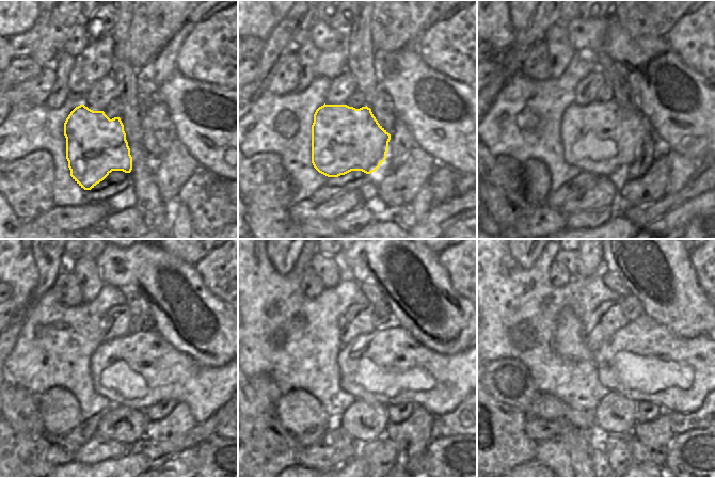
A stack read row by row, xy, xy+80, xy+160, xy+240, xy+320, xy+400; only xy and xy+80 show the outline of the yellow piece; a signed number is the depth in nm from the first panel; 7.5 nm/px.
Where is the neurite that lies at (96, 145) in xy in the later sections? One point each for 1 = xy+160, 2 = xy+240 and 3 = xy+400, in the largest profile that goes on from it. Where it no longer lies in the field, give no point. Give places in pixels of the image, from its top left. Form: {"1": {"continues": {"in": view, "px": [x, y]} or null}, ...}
{"1": {"continues": {"in": "xy+160", "px": [599, 138]}}, "2": {"continues": {"in": "xy+240", "px": [139, 370]}}, "3": {"continues": {"in": "xy+400", "px": [642, 357]}}}

